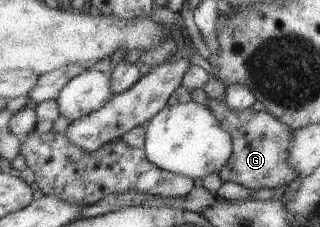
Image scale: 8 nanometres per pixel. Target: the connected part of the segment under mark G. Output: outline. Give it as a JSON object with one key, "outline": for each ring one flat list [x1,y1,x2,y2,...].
{"outline":[[208,98,205,106,218,119,219,126,226,130,233,143,234,152,229,160,219,170,218,176,221,182,232,182,240,184,251,191,259,188,278,188,288,184,299,176,293,168,286,165,287,152,290,149,289,128,274,115,264,109,252,111,231,110,222,99]]}

